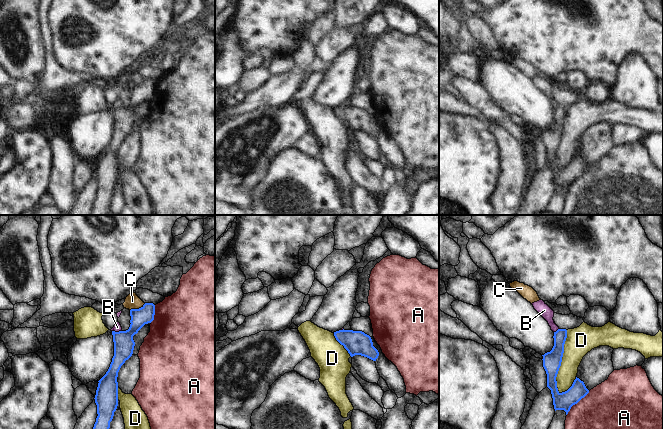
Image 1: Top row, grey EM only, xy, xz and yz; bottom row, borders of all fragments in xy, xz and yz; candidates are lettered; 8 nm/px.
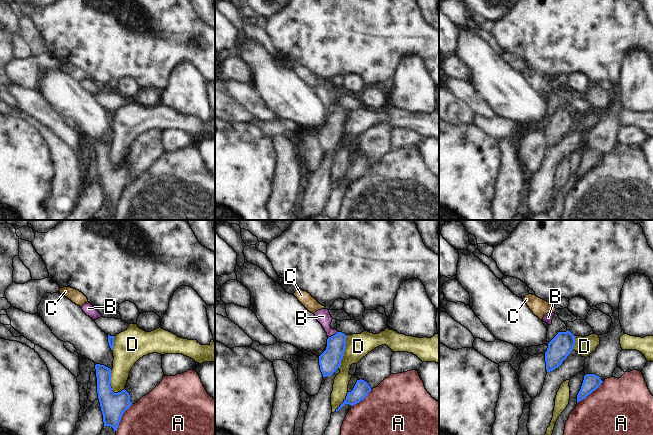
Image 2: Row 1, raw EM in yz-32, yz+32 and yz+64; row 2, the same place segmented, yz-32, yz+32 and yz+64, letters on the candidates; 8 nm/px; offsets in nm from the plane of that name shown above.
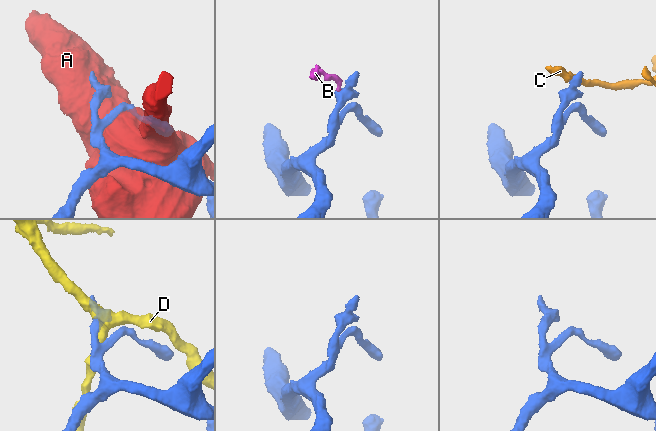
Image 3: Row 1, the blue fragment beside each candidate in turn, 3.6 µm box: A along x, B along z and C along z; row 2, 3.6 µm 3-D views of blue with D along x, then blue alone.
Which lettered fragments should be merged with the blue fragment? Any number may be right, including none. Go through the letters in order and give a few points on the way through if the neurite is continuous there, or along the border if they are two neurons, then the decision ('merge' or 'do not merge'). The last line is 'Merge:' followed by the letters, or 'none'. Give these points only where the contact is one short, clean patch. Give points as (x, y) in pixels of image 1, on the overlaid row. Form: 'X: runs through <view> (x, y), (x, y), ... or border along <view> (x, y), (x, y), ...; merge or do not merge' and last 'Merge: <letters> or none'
A: do not merge
B: runs through xy (124, 344), (117, 332), (117, 327); merge
C: border along xy (145, 303), (138, 308), (130, 310); do not merge
D: do not merge
Merge: B

